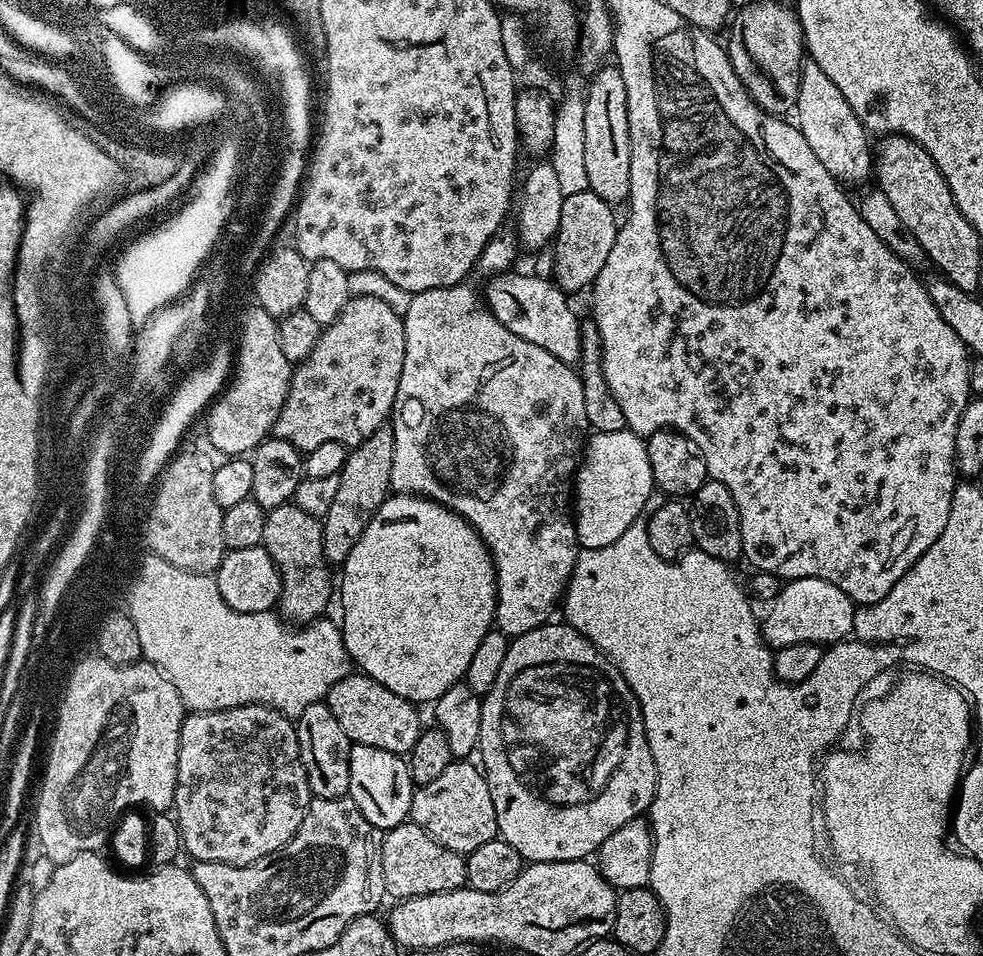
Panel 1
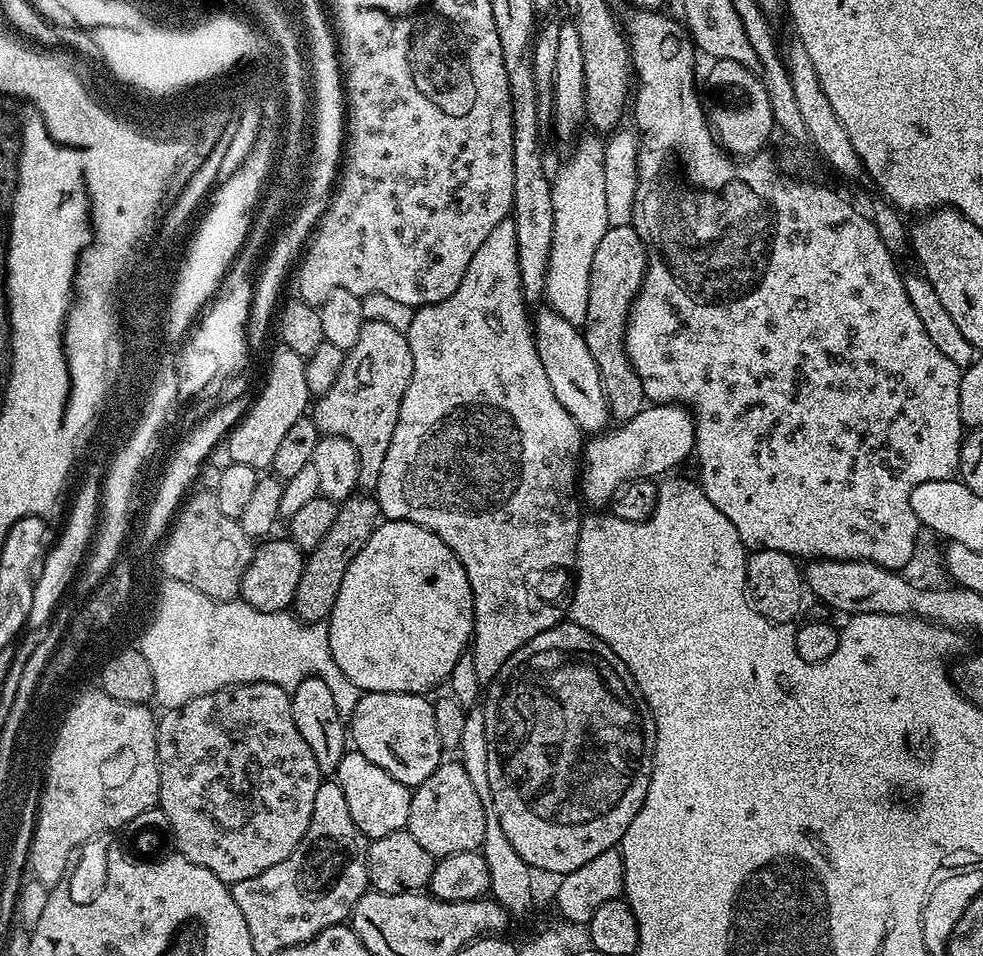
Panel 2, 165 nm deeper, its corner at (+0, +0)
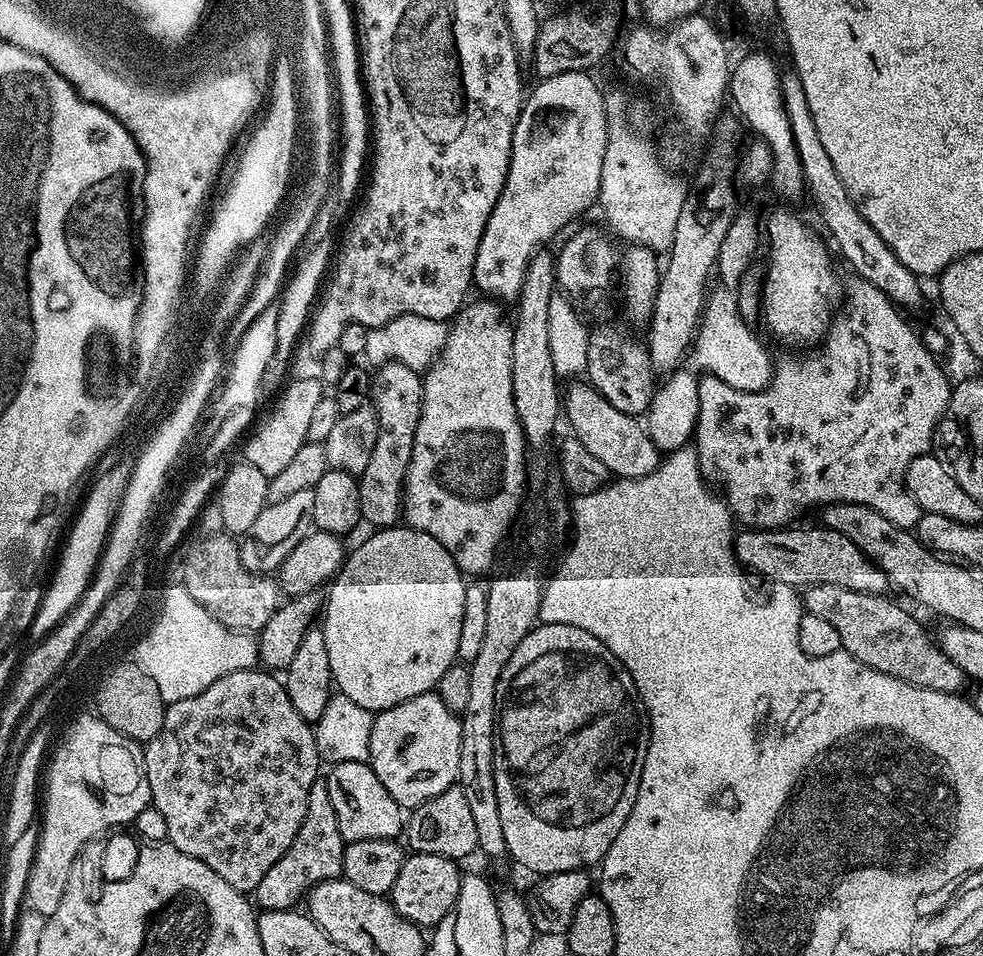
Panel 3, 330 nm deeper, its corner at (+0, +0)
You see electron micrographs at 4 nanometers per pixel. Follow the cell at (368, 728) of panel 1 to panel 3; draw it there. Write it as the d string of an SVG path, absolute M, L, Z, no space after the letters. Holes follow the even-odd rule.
M435 690L418 694L406 702L398 702L373 715L367 763L372 765L374 774L378 774L378 782L390 790L401 809L417 808L422 802L442 794L442 790L453 787L458 780L458 754L462 754L460 716L446 710L446 702L442 702Z

